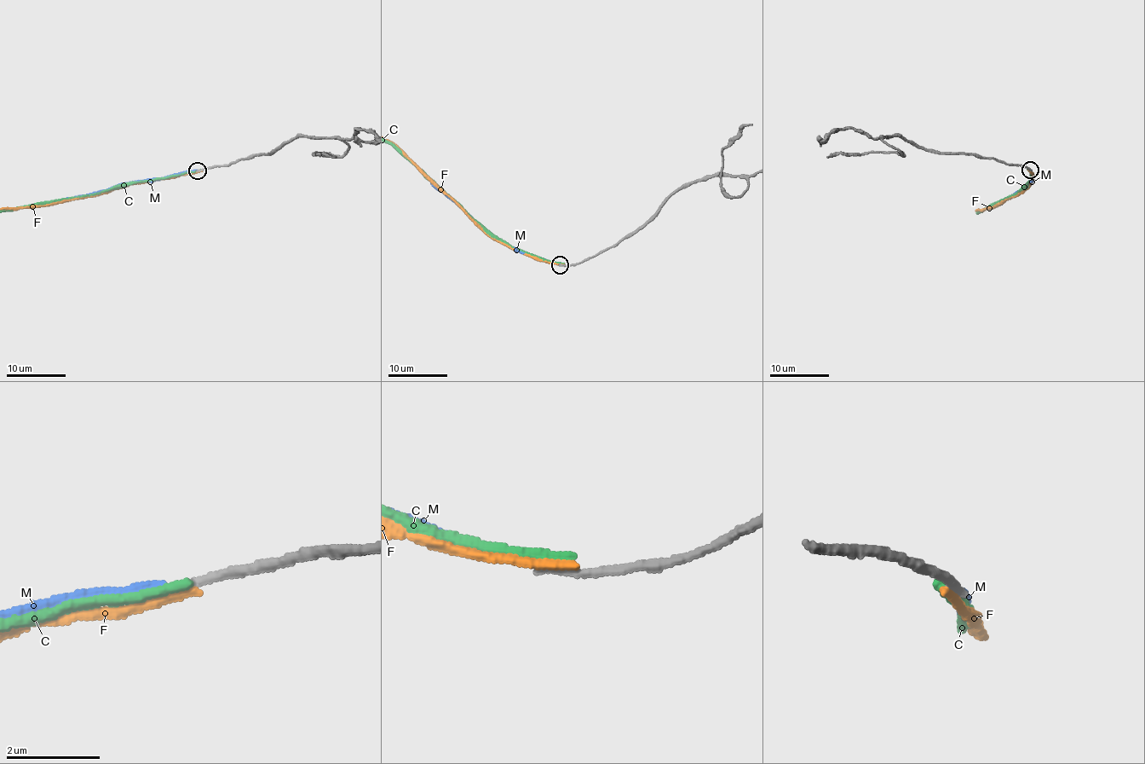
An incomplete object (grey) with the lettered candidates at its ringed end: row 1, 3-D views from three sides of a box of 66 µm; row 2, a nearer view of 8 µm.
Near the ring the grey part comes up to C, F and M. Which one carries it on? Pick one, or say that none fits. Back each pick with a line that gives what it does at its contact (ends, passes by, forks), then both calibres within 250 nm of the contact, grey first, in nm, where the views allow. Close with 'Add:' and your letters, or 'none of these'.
Add: none of these

